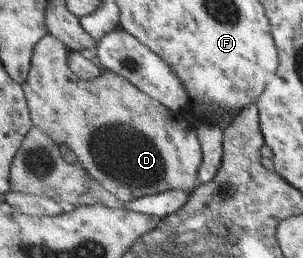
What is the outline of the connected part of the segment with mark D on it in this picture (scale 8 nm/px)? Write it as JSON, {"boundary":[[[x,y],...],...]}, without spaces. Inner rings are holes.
{"boundary":[[[49,32],[34,50],[29,79],[21,84],[25,88],[34,126],[47,133],[59,146],[67,146],[87,173],[125,203],[163,191],[192,191],[199,184],[202,150],[191,122],[116,72],[101,68],[105,73],[98,80],[82,79],[70,69],[68,54],[62,41]]]}

